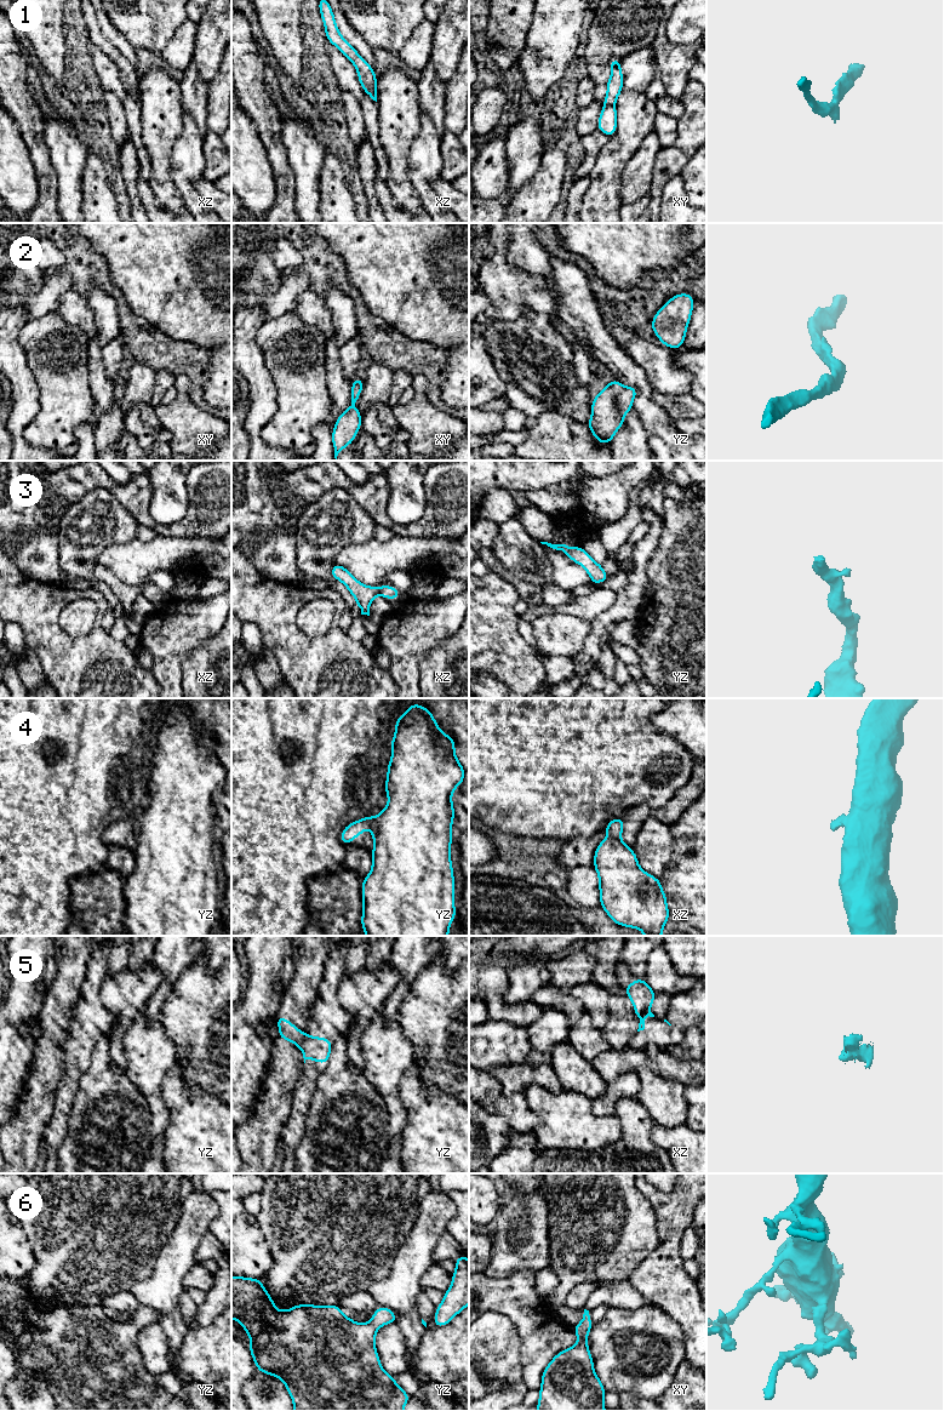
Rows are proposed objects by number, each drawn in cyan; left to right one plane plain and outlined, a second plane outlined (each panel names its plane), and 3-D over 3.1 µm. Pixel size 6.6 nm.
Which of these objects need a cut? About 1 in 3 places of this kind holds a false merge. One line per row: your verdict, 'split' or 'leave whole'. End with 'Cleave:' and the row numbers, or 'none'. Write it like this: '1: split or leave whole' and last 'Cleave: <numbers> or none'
1: split
2: leave whole
3: leave whole
4: split
5: split
6: leave whole
Cleave: 1, 4, 5

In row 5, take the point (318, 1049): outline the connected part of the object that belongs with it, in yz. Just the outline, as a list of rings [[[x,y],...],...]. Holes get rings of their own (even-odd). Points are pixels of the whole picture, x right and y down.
[[[308,1033],[303,1045],[304,1063],[307,1059],[313,1059],[327,1066],[332,1046],[333,1042],[325,1036],[315,1038]]]

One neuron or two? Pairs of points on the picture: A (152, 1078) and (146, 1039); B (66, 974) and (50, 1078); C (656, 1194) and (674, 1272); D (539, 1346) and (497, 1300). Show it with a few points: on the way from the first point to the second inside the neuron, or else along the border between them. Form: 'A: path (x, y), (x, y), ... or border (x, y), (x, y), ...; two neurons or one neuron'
A: path (148, 1068), (147, 1049); one neuron
B: path (61, 999), (56, 1014), (56, 1028), (50, 1052); one neuron
C: path (670, 1211), (670, 1252); one neuron
D: path (532, 1332), (531, 1327), (510, 1307); one neuron

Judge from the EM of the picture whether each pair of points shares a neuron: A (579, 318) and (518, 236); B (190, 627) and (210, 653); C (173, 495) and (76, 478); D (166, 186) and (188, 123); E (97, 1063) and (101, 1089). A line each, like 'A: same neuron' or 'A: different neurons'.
A: different neurons
B: different neurons
C: different neurons
D: different neurons
E: same neuron

